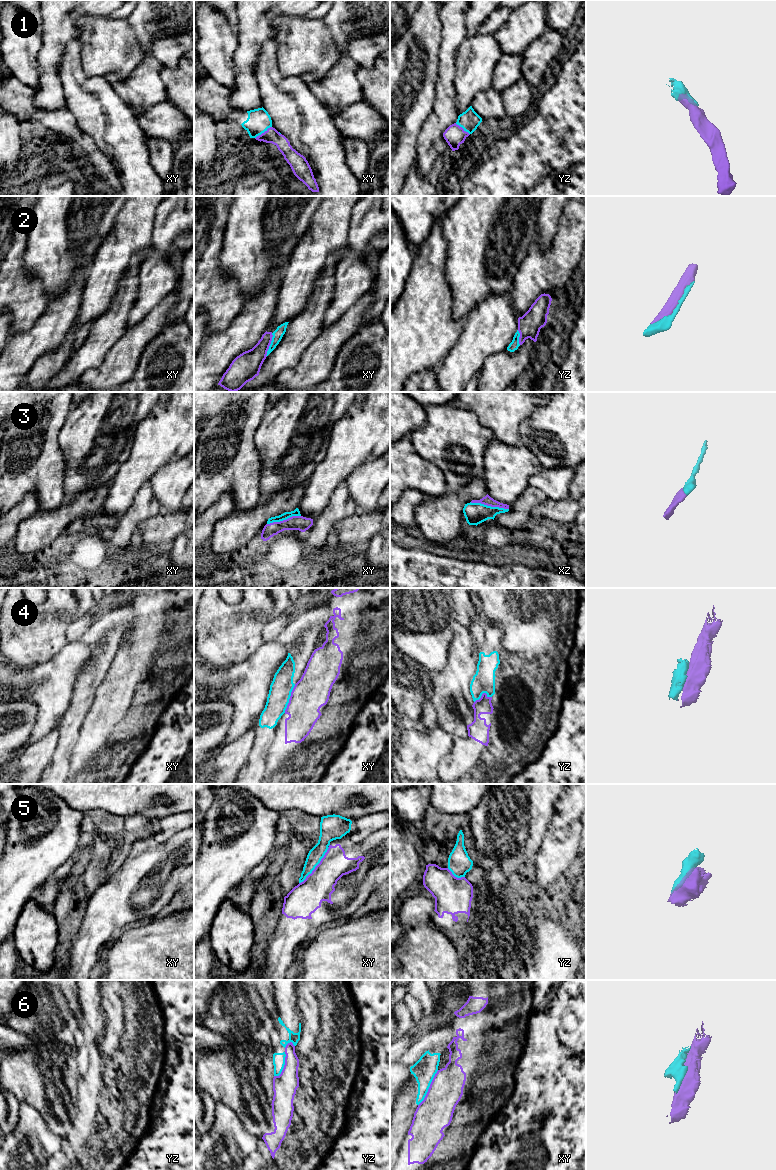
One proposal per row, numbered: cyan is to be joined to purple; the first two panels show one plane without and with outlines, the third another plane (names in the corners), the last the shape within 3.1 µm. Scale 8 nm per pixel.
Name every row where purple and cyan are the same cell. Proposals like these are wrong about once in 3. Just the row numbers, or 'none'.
1, 2, 3

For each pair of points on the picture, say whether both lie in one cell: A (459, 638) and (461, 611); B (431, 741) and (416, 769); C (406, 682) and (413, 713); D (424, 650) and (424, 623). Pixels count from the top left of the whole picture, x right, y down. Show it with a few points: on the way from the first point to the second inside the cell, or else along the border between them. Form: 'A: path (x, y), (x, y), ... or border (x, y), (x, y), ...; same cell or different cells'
A: border (455, 621), (468, 628); different cells
B: path (426, 748), (418, 756), (418, 762); same cell
C: path (408, 690), (409, 705); same cell
D: border (447, 626), (429, 631), (401, 628); different cells

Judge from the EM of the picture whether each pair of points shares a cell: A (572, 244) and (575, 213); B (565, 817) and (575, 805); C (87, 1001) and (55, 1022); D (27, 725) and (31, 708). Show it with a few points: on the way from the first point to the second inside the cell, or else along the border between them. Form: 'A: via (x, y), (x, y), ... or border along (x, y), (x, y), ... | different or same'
A: via (572, 236), (575, 230), (575, 221) | same
B: via (568, 814), (574, 808) | same
C: border along (77, 990), (78, 999) | different
D: via (27, 721), (27, 712) | same

